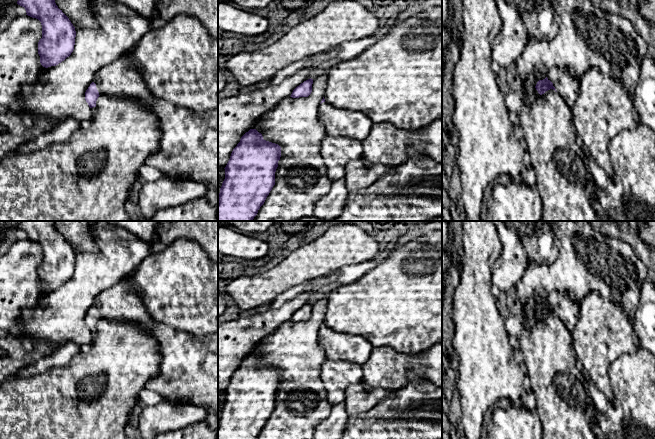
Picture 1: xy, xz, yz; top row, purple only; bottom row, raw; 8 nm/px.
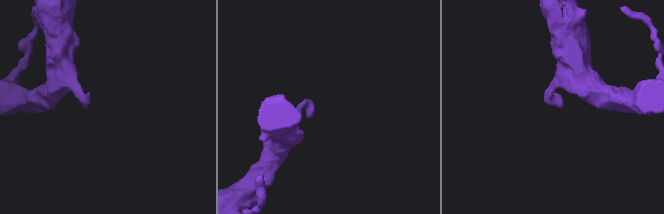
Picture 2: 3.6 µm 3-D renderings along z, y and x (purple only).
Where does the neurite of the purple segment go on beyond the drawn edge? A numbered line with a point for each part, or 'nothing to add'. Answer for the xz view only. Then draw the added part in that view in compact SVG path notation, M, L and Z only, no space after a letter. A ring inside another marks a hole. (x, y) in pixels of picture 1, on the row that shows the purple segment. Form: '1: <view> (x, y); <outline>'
1: xz (338, 122); M327 102L319 106L318 118L326 133L337 137L365 140L372 129L372 120L357 110L337 109Z

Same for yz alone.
1: yz (566, 84); M553 67L547 71L547 78L569 108L573 108L579 94L579 80L567 69Z

